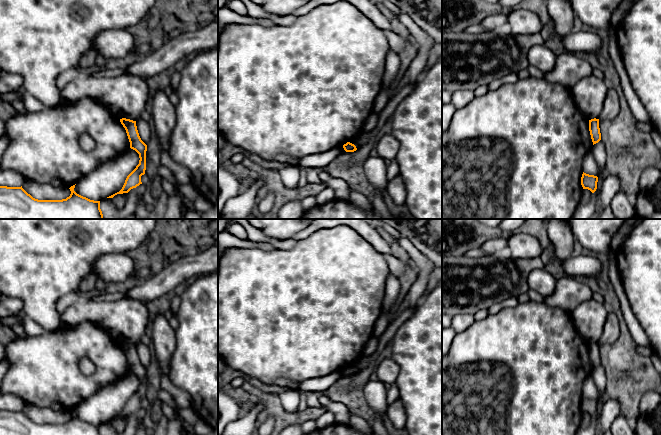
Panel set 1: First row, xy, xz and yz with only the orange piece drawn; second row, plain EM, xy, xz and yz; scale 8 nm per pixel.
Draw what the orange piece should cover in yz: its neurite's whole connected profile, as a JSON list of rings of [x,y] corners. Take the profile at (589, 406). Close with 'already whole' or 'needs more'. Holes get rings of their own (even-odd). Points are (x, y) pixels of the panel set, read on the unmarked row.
[[[583,396],[581,401],[581,409],[583,413],[588,413],[594,417],[597,413],[598,401],[594,399],[589,399]]]; already whole

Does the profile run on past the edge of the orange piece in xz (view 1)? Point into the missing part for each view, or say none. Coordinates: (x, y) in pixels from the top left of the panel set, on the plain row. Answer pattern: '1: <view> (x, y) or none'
1: none

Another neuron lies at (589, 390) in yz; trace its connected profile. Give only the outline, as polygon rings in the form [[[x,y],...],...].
[[[591,375],[584,380],[582,395],[589,399],[598,400],[598,389]]]

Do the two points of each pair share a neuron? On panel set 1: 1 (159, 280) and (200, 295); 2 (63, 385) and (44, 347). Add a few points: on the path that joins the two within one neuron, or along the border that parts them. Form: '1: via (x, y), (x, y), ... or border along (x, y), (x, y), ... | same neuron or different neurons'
1: border along (183, 285), (179, 289) | different neurons
2: via (54, 376), (44, 366), (44, 356) | same neuron

